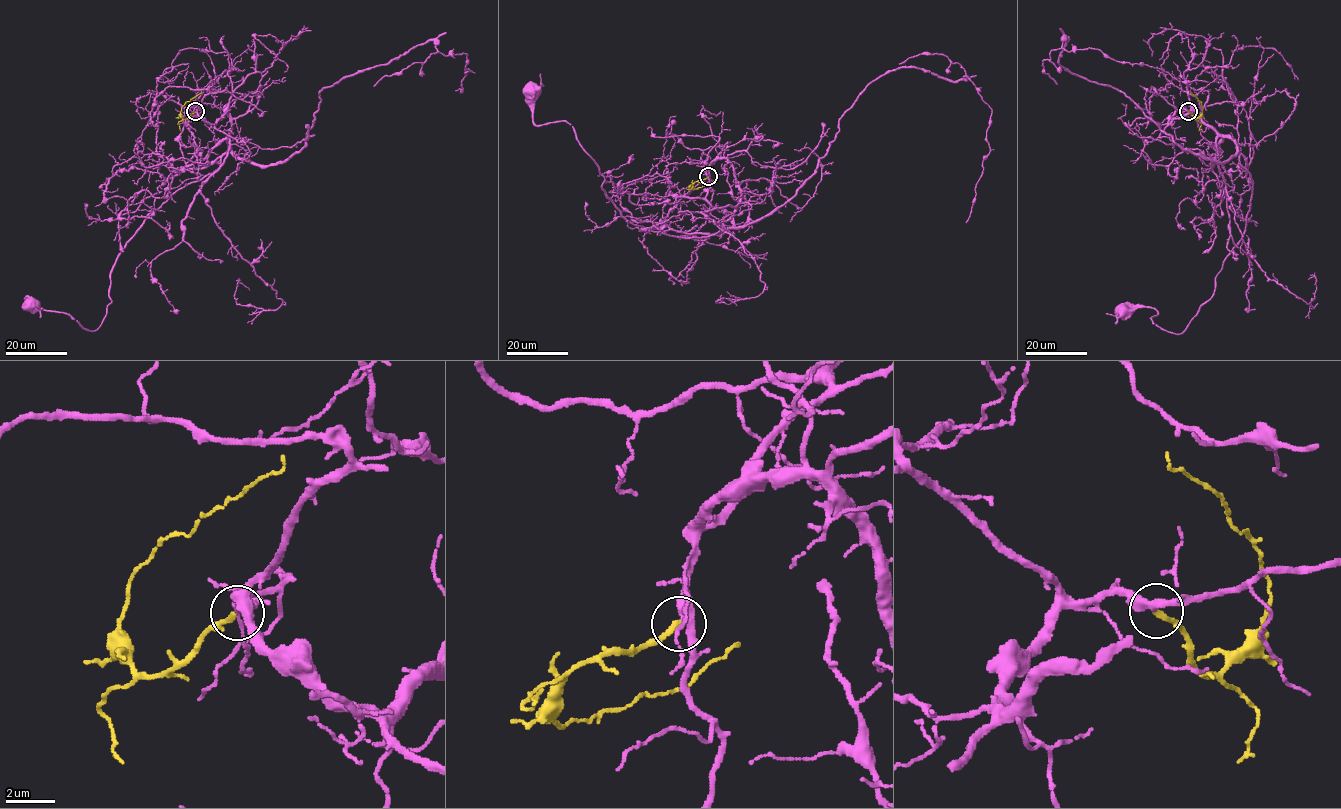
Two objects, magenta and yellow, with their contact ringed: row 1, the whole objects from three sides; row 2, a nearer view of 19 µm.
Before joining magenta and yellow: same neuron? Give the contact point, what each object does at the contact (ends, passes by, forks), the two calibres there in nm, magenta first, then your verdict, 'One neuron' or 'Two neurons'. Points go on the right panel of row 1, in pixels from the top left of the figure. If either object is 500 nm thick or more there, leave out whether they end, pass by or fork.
Place: (1188, 111). At the ring magenta passes by. At the ring yellow ends. Thickness 400 nm (magenta) against 240 nm. One neuron

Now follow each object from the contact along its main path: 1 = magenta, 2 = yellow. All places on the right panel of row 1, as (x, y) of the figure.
1: (1188, 111), (1169, 122), (1194, 111), (1250, 173), (1245, 232), (1181, 333), (1157, 326), (1154, 309), (1120, 310)
2: (1188, 111), (1195, 119), (1202, 106), (1190, 91)

